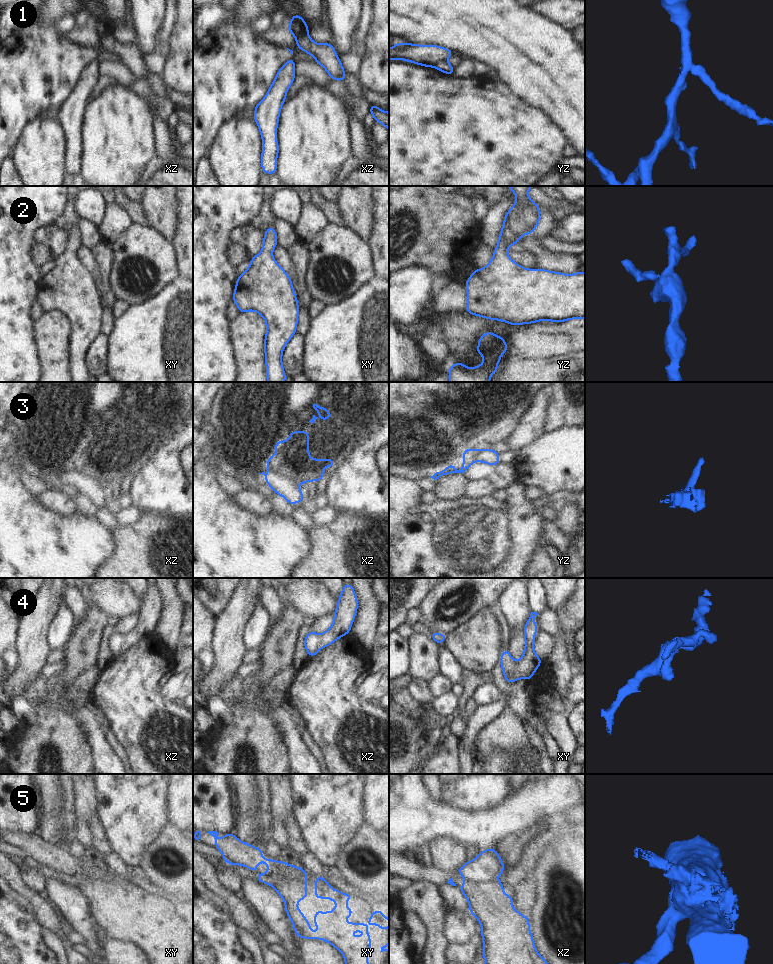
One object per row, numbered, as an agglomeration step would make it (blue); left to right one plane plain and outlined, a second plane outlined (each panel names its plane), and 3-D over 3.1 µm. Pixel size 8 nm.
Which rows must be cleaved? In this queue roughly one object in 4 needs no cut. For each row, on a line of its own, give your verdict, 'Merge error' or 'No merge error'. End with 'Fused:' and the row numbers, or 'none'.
1: Merge error
2: No merge error
3: Merge error
4: No merge error
5: Merge error
Fused: 1, 3, 5.

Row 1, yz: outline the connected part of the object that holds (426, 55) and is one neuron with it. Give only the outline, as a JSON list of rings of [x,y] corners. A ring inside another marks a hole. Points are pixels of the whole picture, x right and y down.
[[[397,43],[389,48],[389,60],[400,59],[426,67],[434,67],[440,60],[447,60],[453,50],[437,45]]]

